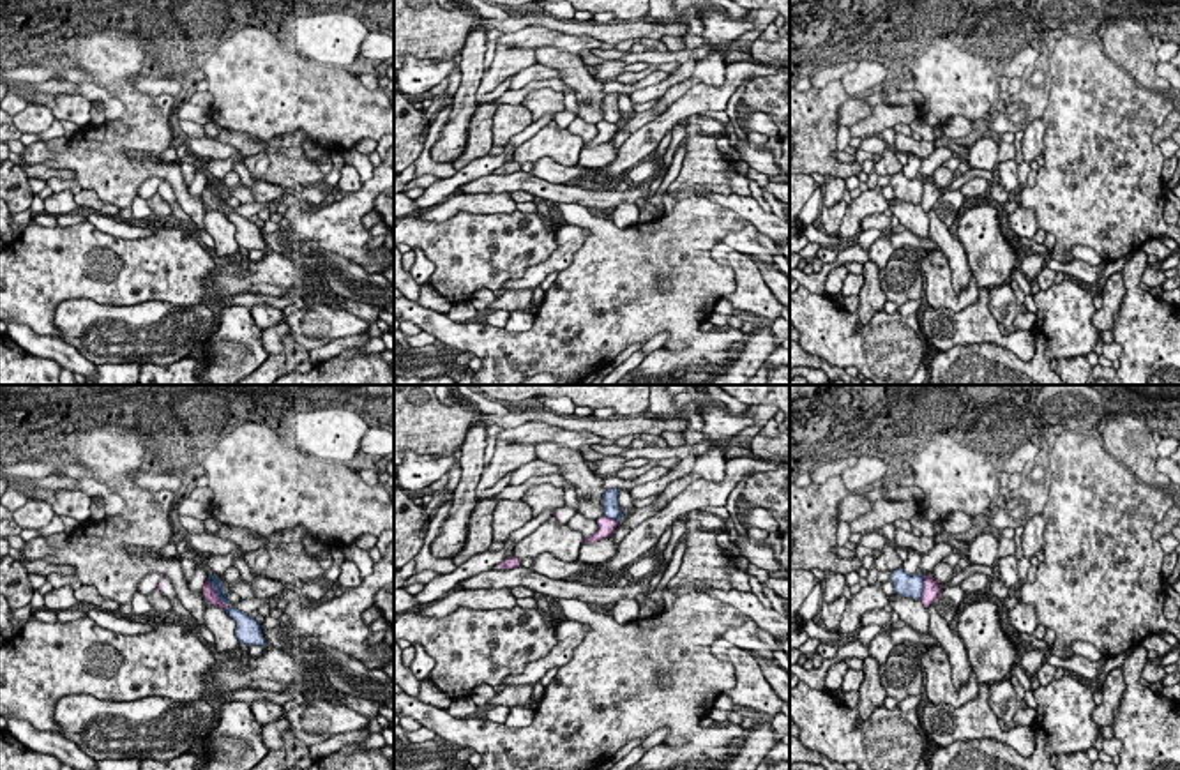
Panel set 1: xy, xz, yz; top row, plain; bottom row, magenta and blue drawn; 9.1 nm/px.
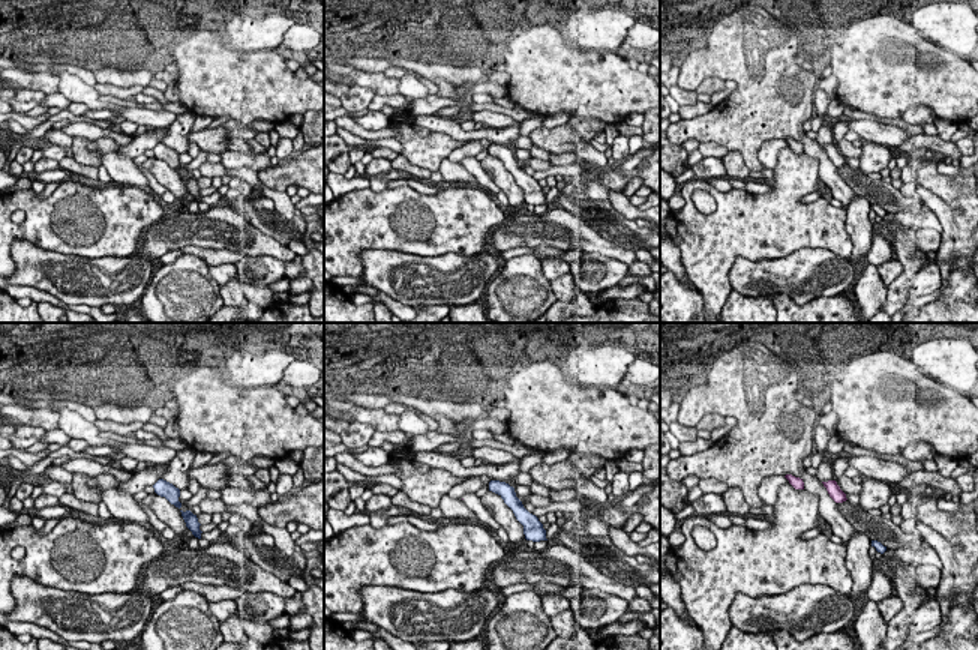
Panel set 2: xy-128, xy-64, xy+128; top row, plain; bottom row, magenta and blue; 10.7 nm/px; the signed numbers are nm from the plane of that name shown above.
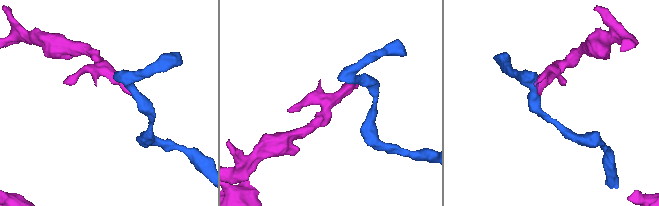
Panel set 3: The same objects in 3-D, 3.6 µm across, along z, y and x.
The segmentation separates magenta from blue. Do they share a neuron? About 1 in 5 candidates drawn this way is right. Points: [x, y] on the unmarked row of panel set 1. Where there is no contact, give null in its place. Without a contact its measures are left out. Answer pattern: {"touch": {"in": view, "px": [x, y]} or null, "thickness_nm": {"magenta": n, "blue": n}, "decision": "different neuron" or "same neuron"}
{"touch": {"in": "xy", "px": [214, 196]}, "thickness_nm": {"magenta": 120, "blue": 100}, "decision": "different neuron"}

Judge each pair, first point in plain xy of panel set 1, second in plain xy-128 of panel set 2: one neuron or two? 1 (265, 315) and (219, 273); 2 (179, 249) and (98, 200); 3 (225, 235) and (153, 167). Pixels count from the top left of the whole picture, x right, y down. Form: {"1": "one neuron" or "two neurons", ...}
{"1": "one neuron", "2": "one neuron", "3": "one neuron"}

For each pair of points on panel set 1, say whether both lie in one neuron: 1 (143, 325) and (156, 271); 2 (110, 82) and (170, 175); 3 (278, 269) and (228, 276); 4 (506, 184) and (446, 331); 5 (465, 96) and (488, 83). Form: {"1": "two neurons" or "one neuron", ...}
{"1": "two neurons", "2": "one neuron", "3": "one neuron", "4": "two neurons", "5": "two neurons"}

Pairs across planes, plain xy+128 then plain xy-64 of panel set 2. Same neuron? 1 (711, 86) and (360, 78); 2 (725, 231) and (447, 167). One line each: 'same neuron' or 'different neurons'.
1: same neuron
2: different neurons

